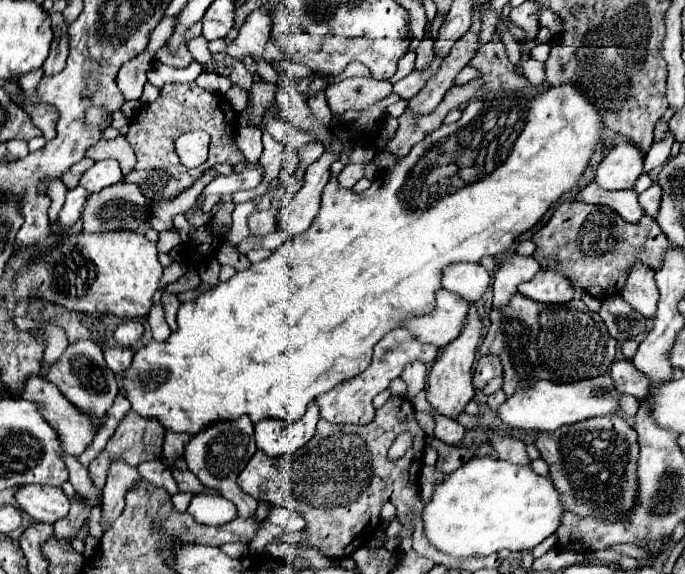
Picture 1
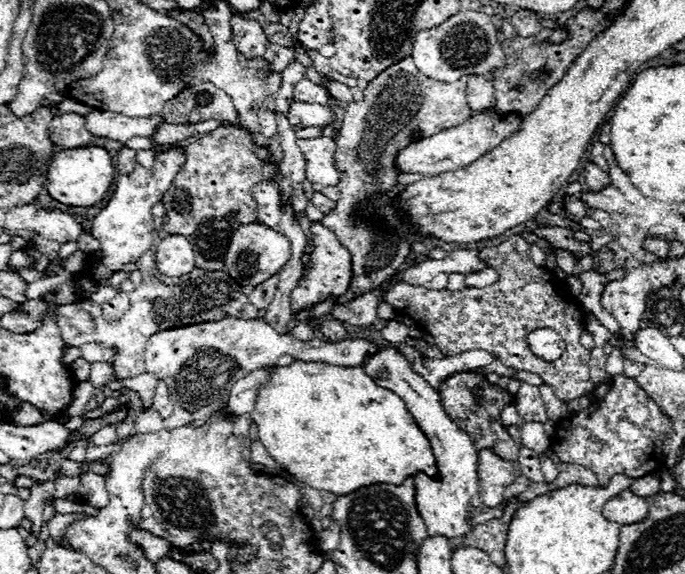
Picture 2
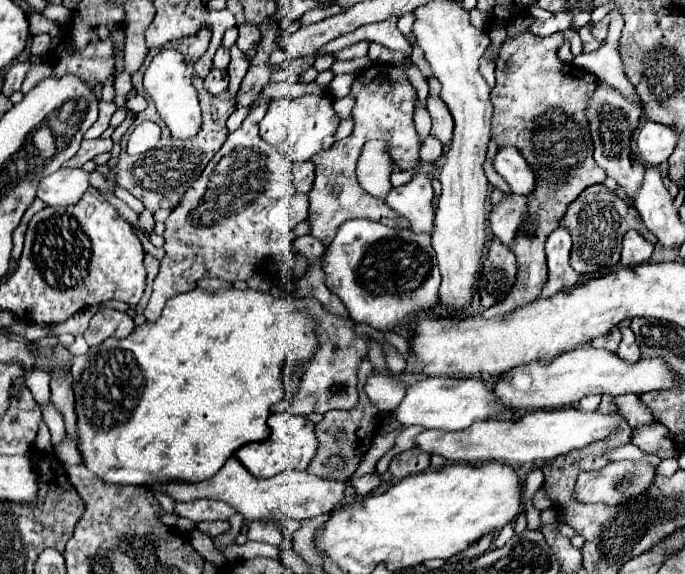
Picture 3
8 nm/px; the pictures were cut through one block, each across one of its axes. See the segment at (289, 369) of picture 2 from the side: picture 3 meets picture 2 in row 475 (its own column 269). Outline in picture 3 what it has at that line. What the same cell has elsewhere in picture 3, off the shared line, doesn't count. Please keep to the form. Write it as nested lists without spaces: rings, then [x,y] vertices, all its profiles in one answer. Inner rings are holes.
[[[220,288],[216,292],[206,292],[206,290],[190,290],[180,296],[174,296],[166,302],[162,316],[156,322],[146,322],[142,326],[136,326],[134,332],[122,340],[118,338],[108,338],[102,342],[102,346],[92,346],[88,354],[76,356],[74,366],[72,366],[72,378],[74,378],[74,394],[76,394],[76,414],[78,414],[78,436],[80,444],[78,450],[84,456],[84,464],[90,472],[94,472],[98,478],[110,484],[134,484],[134,486],[154,486],[162,482],[172,482],[172,480],[182,480],[182,482],[202,482],[212,478],[222,464],[242,446],[250,442],[262,442],[270,436],[270,426],[266,424],[270,416],[270,408],[276,406],[280,400],[286,398],[290,392],[286,386],[284,370],[290,362],[296,364],[296,378],[292,382],[292,390],[298,388],[300,376],[302,376],[302,366],[306,358],[314,356],[314,350],[318,348],[318,322],[306,314],[306,310],[294,310],[292,308],[292,298],[282,296],[276,298],[270,292],[260,292],[252,288],[236,290],[236,288]]]

